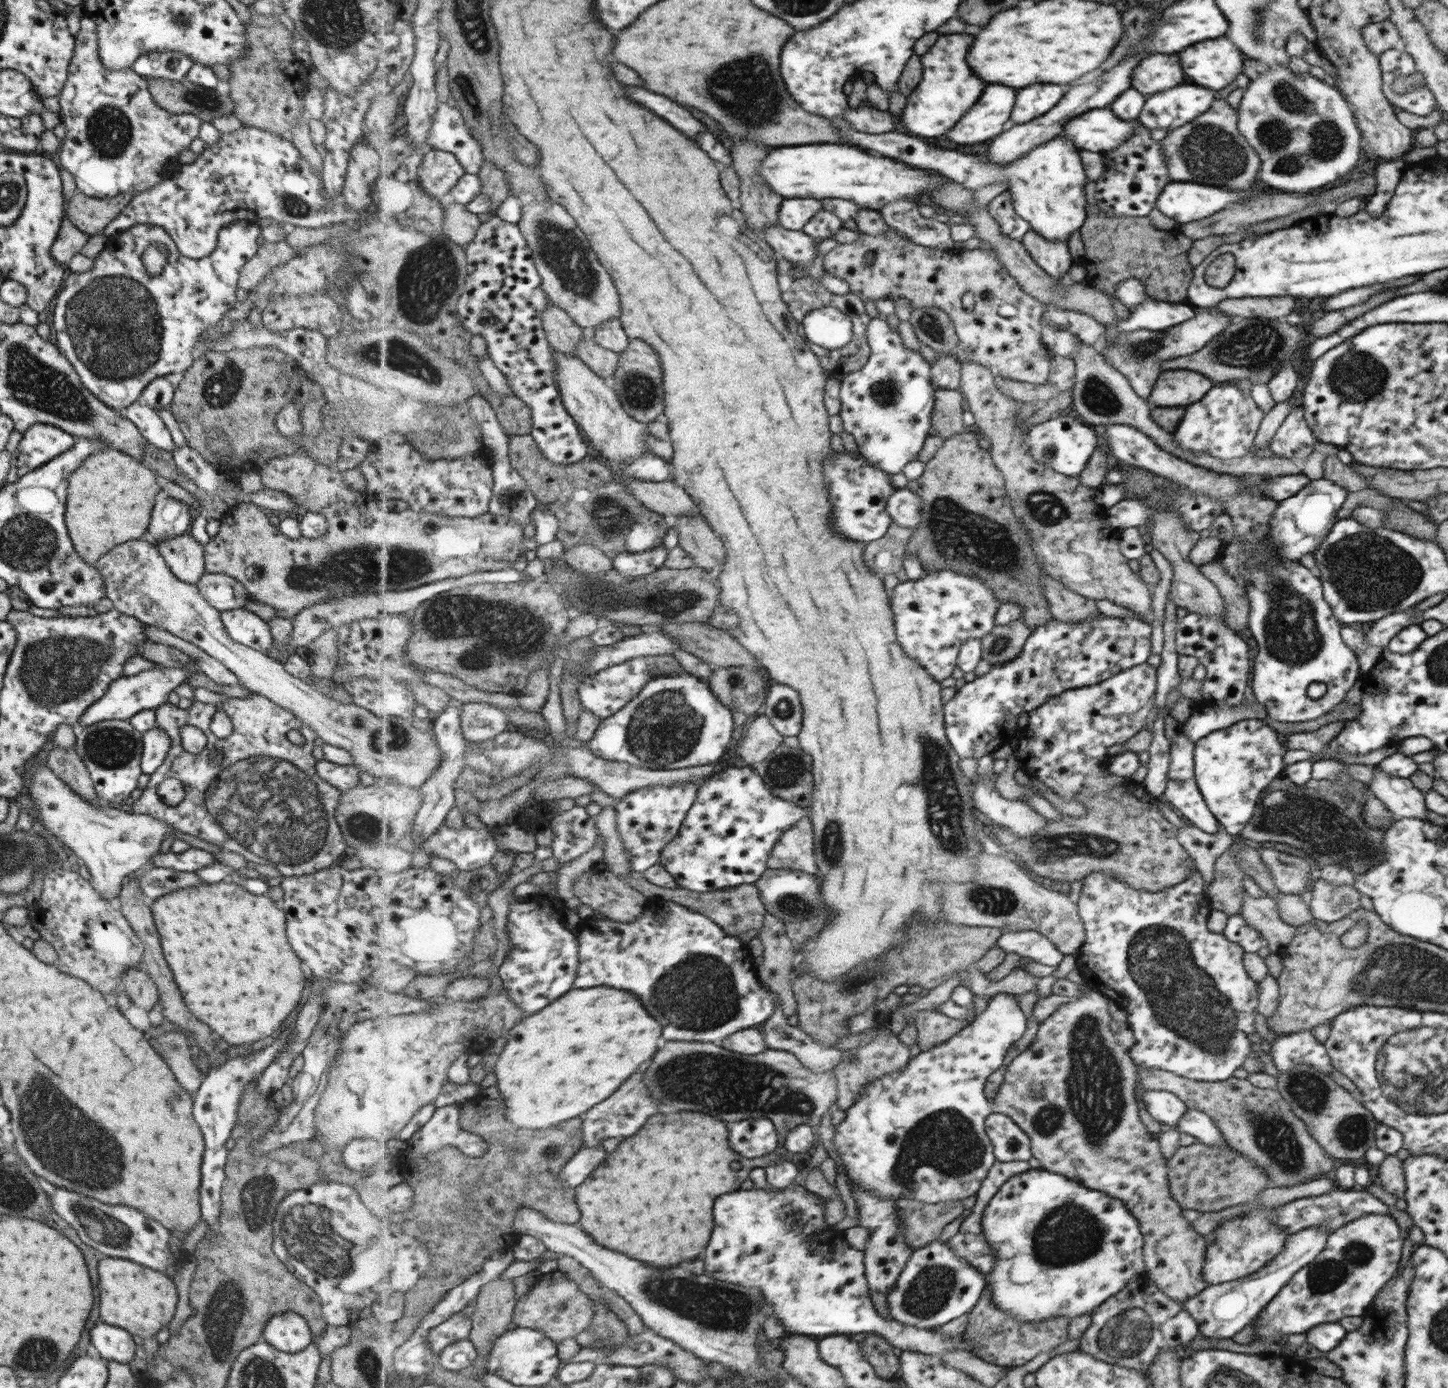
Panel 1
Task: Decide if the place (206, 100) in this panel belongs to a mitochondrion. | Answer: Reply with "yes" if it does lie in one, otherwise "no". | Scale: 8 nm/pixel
yes

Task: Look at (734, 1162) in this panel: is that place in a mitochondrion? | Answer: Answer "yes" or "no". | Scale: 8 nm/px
no

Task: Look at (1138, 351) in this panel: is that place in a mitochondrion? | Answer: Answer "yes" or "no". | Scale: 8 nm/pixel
yes

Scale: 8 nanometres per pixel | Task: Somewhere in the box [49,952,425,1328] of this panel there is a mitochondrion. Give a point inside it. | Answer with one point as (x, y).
(312, 1237)

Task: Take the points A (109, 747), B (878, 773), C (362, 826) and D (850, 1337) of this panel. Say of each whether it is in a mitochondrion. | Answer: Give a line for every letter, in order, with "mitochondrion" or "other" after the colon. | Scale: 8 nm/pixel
A: mitochondrion
B: other
C: mitochondrion
D: other

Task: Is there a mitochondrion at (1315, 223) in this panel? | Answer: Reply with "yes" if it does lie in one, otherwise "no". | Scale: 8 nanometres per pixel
no

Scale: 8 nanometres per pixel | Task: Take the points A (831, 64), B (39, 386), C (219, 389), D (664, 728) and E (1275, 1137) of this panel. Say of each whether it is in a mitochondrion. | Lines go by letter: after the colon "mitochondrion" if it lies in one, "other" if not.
A: other
B: mitochondrion
C: mitochondrion
D: mitochondrion
E: mitochondrion

